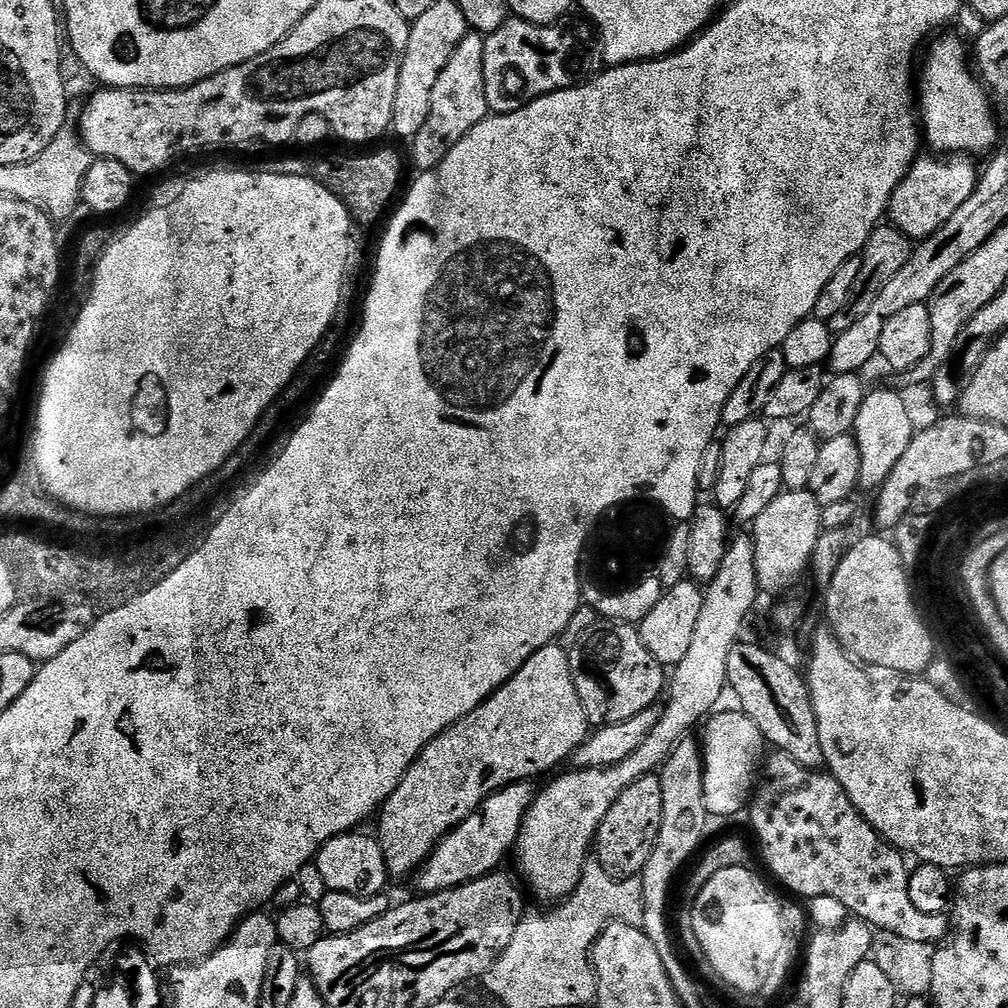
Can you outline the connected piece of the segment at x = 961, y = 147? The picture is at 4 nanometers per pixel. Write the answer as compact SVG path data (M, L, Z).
M948 35L931 41L932 49L925 60L923 57L918 72L918 112L922 117L922 136L933 153L967 154L976 158L979 152L988 154L997 147L998 120L988 89L970 67L969 57L968 60L964 57L965 41L959 35Z

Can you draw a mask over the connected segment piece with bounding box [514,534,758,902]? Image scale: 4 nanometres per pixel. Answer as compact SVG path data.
M744 534L731 541L726 550L726 558L722 558L722 570L714 574L712 580L707 581L703 589L704 601L702 602L702 614L698 614L698 623L694 629L694 639L690 641L690 650L686 653L686 658L682 662L674 665L673 674L670 676L670 687L666 692L668 705L663 705L660 713L658 726L650 730L646 742L630 754L630 758L625 758L623 762L618 762L618 766L606 766L605 768L576 768L568 772L565 776L560 776L557 780L549 782L545 788L541 787L536 793L530 810L520 827L520 833L516 839L514 857L520 863L520 872L524 875L523 883L532 887L532 892L540 900L552 900L559 902L564 899L578 886L580 875L584 865L590 859L590 853L594 848L596 831L598 826L602 826L602 818L606 818L606 810L618 802L618 794L626 790L638 778L653 775L657 770L664 767L668 755L675 750L677 744L689 735L688 732L696 723L707 721L709 717L717 711L720 699L728 688L728 663L730 662L730 650L741 639L740 631L744 628L744 623L748 620L748 615L752 612L752 607L756 604L758 597L758 585L756 583L756 563L754 562L754 546L751 535Z

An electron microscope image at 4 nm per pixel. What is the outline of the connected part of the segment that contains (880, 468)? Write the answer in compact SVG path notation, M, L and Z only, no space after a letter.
M880 388L877 392L869 391L862 402L862 410L858 410L854 435L858 442L858 454L862 454L860 488L879 490L886 478L890 478L894 466L898 466L898 458L906 454L906 446L910 446L914 435L912 412L908 409L907 402L888 388Z

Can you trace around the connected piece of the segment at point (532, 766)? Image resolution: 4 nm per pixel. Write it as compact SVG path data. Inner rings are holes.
M553 642L548 644L542 650L538 650L526 663L518 669L514 675L508 679L504 685L499 688L486 702L482 702L482 706L478 706L466 718L462 718L456 724L452 724L438 738L434 738L422 750L422 754L410 766L410 770L406 770L406 774L402 778L402 782L398 786L398 790L394 790L394 794L390 794L390 798L384 804L378 813L378 821L380 820L380 833L378 839L380 841L380 849L384 855L384 861L388 867L389 877L396 876L411 877L416 869L427 860L428 855L436 848L447 832L451 832L466 818L470 818L470 814L474 814L480 809L480 803L492 796L498 790L502 790L511 784L521 782L532 782L543 772L548 772L551 768L556 768L560 763L571 761L572 755L578 750L578 746L582 746L582 742L590 735L590 725L586 714L582 710L582 702L578 698L578 690L574 690L574 678L570 674L570 662L568 661L568 652L561 648L559 643Z

